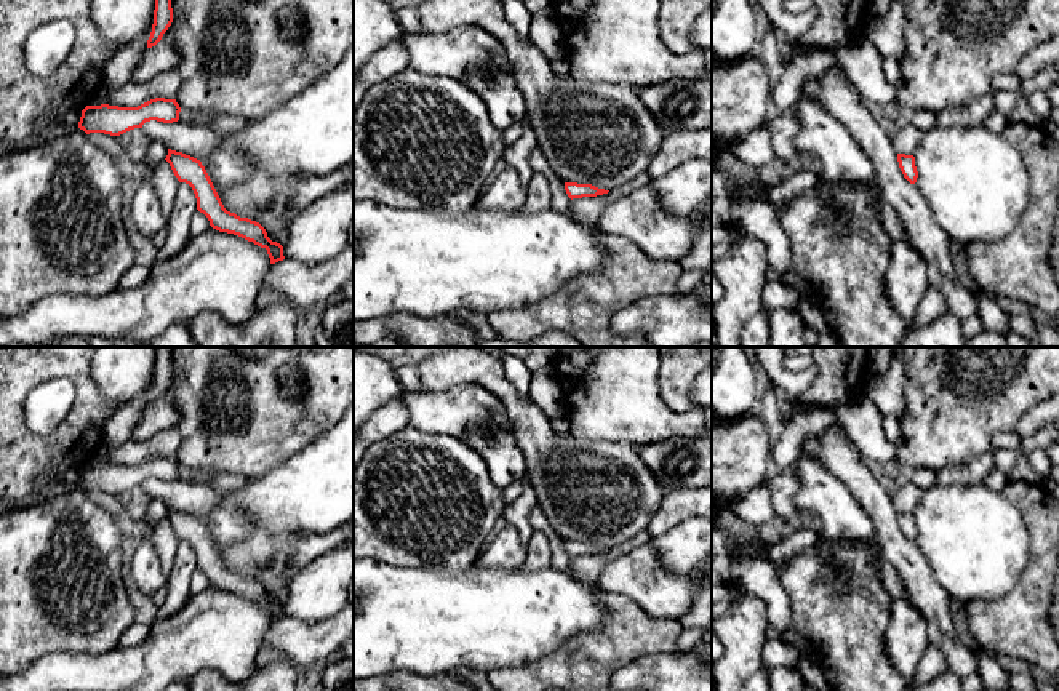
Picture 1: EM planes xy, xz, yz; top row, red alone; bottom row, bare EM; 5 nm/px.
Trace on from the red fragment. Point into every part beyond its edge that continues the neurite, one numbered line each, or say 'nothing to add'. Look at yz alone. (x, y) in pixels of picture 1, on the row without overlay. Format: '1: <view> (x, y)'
nothing to add

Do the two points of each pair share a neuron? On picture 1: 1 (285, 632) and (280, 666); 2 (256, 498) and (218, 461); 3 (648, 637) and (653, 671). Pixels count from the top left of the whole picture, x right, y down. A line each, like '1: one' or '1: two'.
1: two
2: two
3: two

